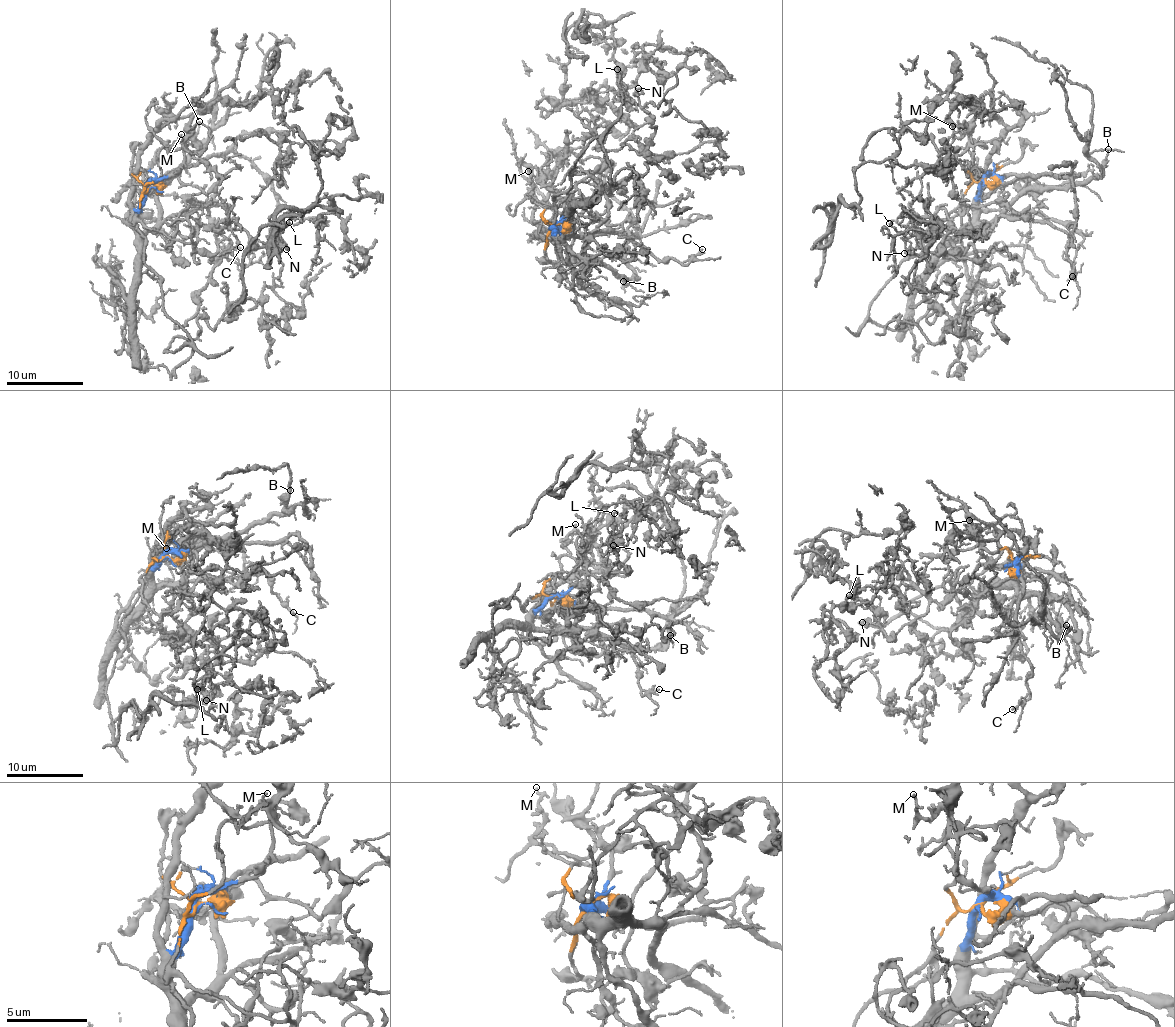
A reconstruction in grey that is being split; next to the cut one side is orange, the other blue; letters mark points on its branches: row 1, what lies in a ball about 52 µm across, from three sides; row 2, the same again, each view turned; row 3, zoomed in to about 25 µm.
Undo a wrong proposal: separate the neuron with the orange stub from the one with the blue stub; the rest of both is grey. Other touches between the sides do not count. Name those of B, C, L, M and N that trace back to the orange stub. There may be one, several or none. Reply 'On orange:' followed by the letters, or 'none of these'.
On orange: L, M, N

